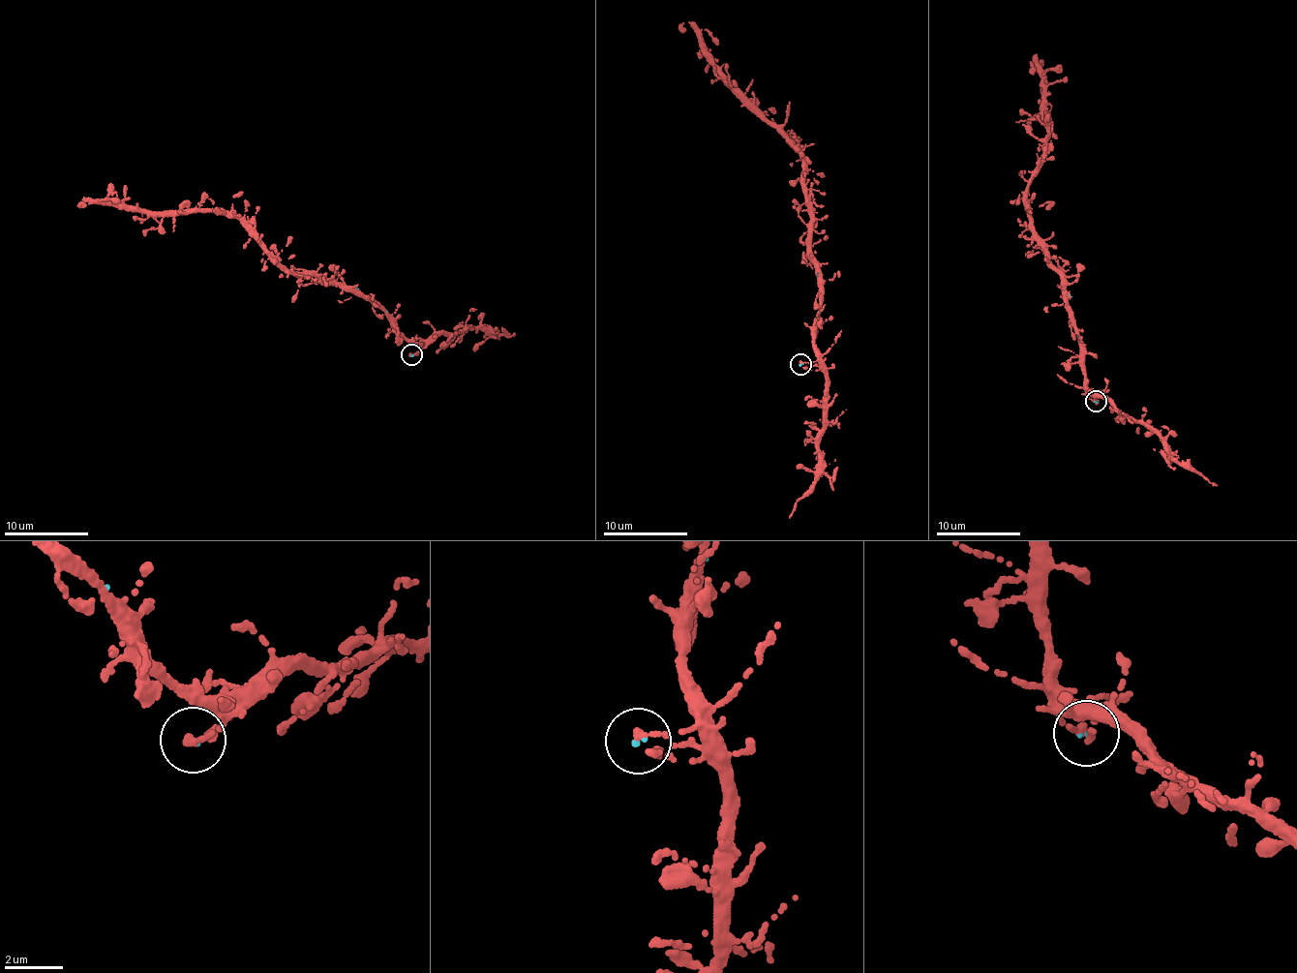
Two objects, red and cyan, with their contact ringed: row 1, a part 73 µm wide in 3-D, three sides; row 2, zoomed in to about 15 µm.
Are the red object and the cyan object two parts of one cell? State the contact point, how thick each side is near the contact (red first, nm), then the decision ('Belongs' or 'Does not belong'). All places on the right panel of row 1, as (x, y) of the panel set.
Place: (1096, 401). Thickness 200 nm (red) against 140 nm. Belongs

